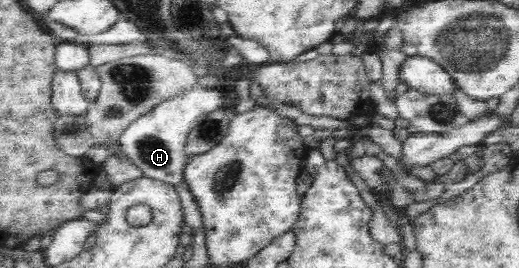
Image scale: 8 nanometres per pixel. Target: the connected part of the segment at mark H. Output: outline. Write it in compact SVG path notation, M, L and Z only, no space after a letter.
M194 84L190 90L160 102L150 112L131 122L119 138L120 149L130 162L144 173L145 178L158 180L176 188L183 182L183 173L189 161L184 146L190 129L211 112L222 108L222 101L222 93L216 87Z

